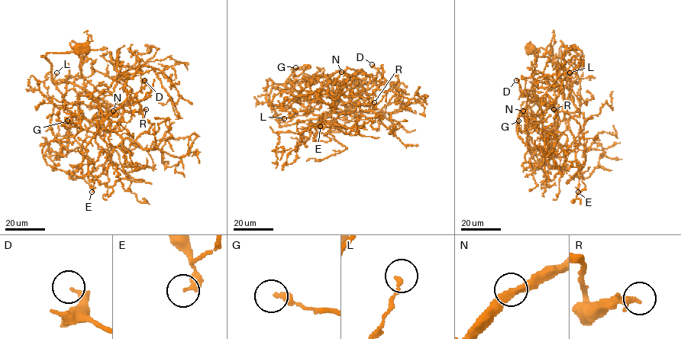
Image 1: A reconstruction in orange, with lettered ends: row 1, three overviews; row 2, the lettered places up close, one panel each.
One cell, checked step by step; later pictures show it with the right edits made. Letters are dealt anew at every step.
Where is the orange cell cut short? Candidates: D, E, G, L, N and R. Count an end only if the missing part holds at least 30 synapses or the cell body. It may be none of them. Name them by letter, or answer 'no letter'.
no letter

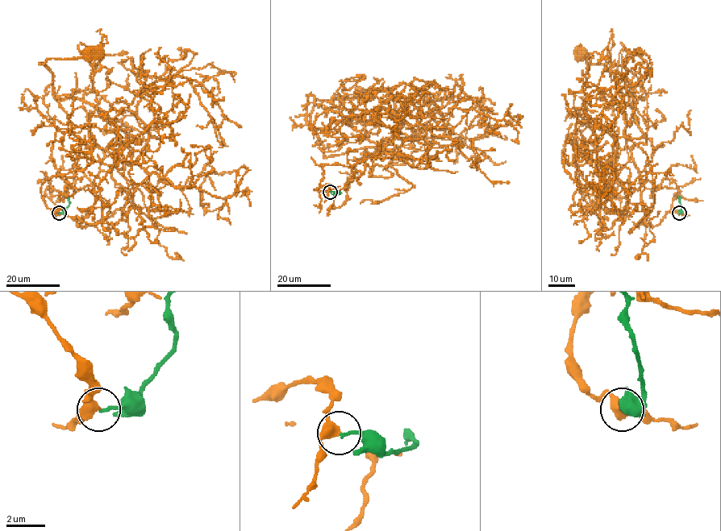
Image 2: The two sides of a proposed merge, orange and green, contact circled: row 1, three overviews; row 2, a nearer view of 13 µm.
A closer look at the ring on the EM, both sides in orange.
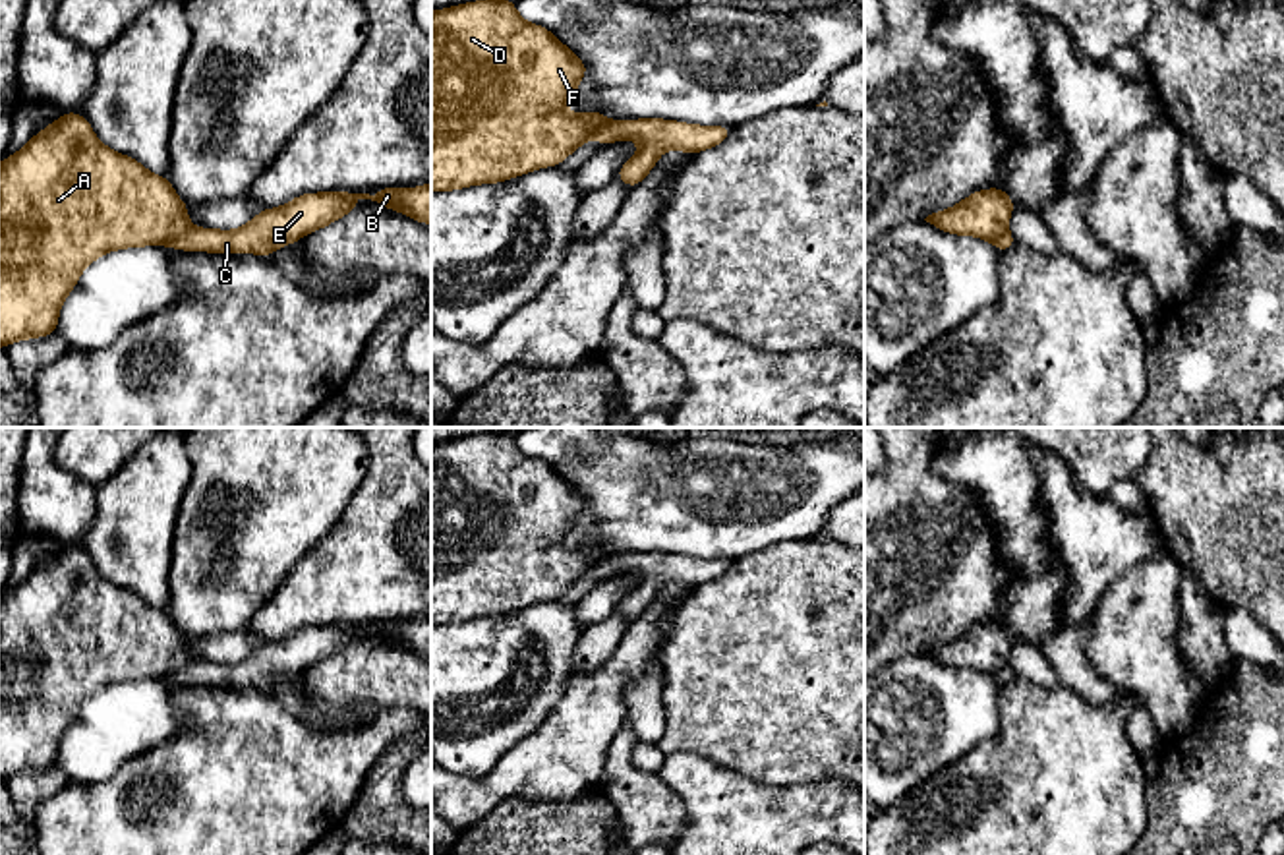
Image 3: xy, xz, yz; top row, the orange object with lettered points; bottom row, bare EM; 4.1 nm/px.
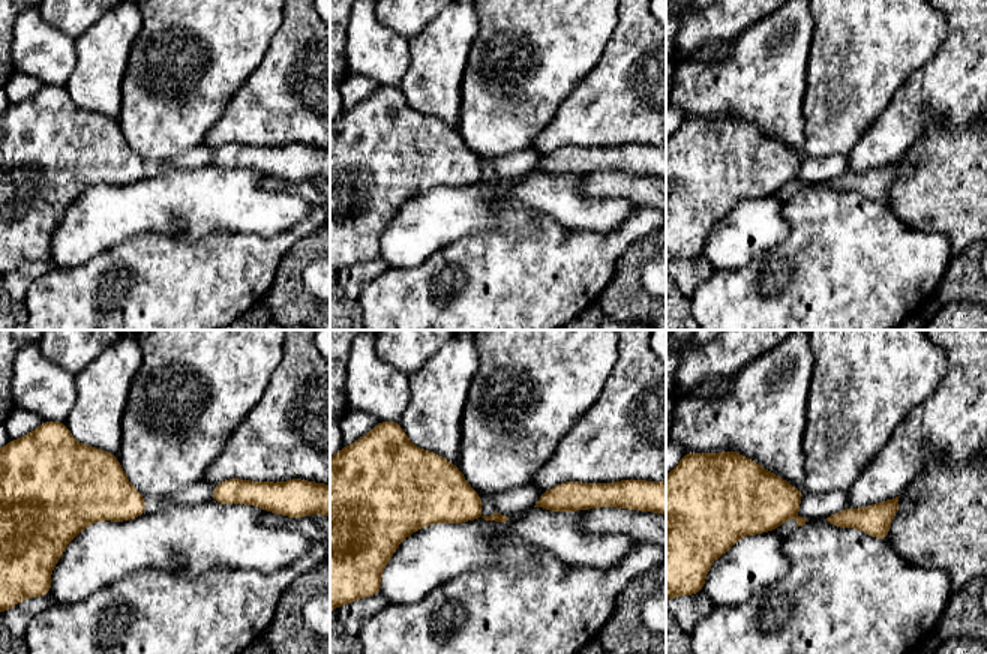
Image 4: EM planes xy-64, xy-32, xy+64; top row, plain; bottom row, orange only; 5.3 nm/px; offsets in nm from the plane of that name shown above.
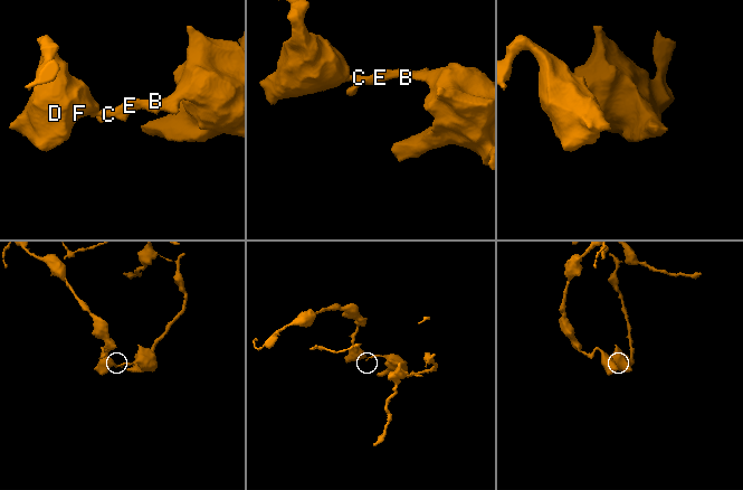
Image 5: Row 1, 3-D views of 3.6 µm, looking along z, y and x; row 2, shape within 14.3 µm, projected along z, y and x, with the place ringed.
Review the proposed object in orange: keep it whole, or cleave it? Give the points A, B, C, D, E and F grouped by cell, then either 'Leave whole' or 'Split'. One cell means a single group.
Groups: A D F / B C E. Split

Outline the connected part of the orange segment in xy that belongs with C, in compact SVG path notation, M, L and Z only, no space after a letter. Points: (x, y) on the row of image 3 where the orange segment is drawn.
M431 182L423 188L385 188L369 193L323 192L304 193L277 209L263 209L238 230L191 228L170 240L172 250L213 253L273 255L278 246L288 246L302 236L325 228L348 215L360 199L371 199L400 211L414 221L431 224Z

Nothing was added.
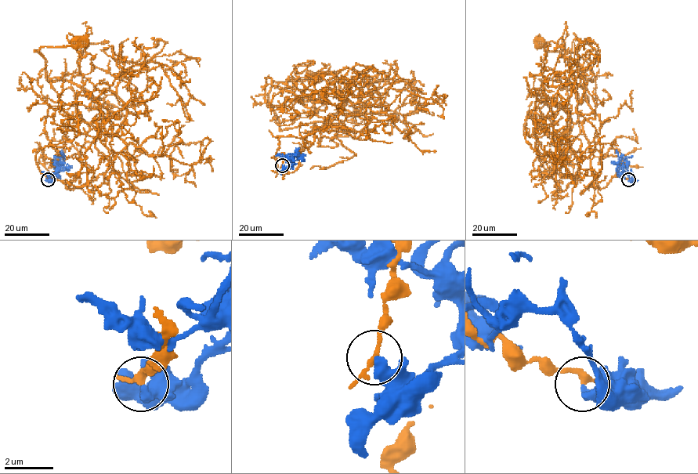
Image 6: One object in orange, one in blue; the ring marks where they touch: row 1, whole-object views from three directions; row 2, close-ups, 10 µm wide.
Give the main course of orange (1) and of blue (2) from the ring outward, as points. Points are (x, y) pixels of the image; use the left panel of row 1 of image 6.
1: (48, 180), (41, 156), (79, 157), (91, 124), (119, 118), (48, 81), (34, 51), (80, 42)
2: (48, 180), (52, 179), (56, 168), (61, 166), (61, 158), (53, 156)

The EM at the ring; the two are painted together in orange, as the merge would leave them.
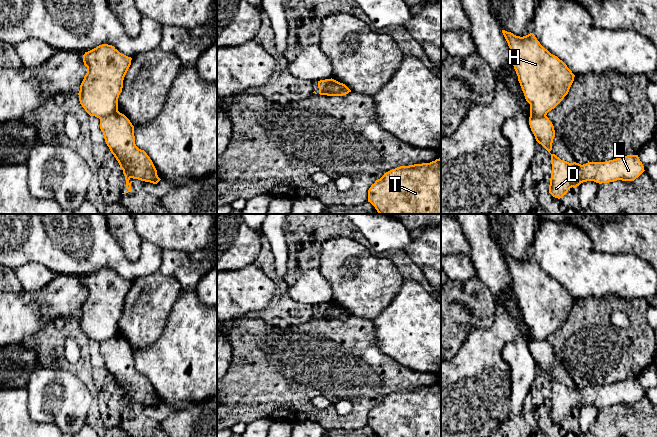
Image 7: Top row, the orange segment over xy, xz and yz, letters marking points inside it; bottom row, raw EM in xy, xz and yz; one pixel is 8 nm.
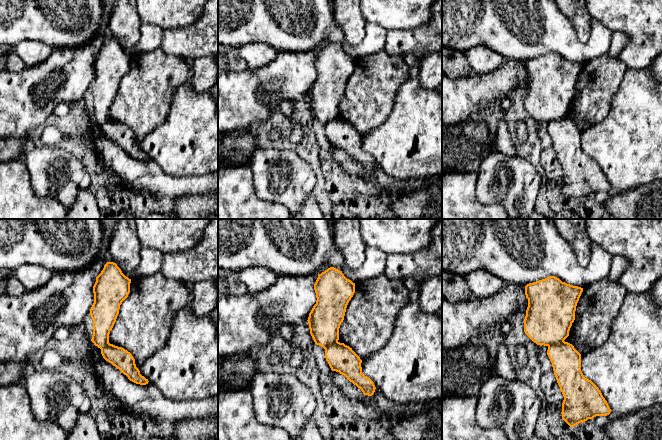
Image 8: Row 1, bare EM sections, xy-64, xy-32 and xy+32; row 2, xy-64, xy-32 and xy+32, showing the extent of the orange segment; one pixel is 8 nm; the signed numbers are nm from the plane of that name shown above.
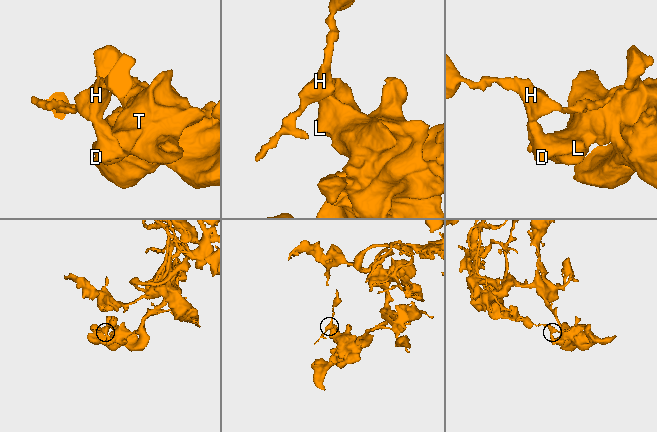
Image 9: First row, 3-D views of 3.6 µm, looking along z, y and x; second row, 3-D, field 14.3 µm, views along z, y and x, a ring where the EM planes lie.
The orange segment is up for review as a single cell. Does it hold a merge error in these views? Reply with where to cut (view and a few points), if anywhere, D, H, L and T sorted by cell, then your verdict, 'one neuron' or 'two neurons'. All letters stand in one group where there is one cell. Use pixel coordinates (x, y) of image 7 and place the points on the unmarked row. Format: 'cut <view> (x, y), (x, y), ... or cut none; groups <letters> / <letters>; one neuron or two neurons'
cut xy (117, 334), (100, 343); groups D L T / H; two neurons

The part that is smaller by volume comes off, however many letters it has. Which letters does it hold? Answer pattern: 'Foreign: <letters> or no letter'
Foreign: H

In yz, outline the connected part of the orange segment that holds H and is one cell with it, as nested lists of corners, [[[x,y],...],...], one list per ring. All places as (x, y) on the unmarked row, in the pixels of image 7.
[[[502,254],[511,275],[511,285],[526,325],[530,328],[530,339],[546,340],[568,318],[575,299],[557,280],[551,278],[537,264],[533,257],[516,260]]]

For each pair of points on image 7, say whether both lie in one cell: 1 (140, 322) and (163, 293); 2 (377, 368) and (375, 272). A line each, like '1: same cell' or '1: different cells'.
1: same cell
2: different cells

